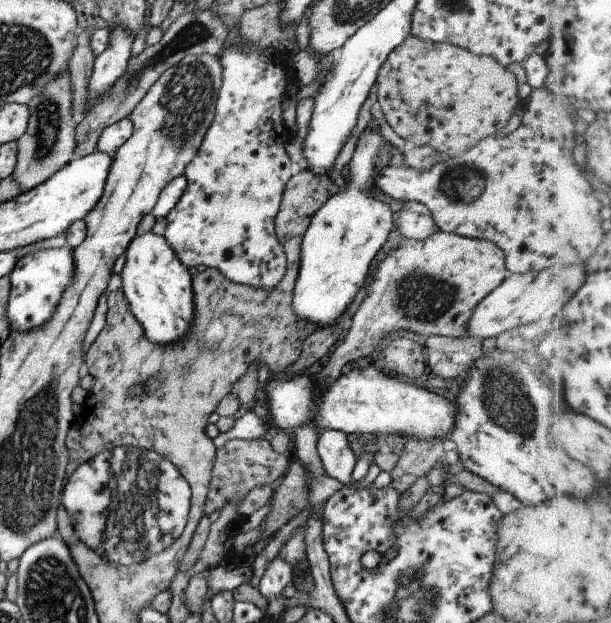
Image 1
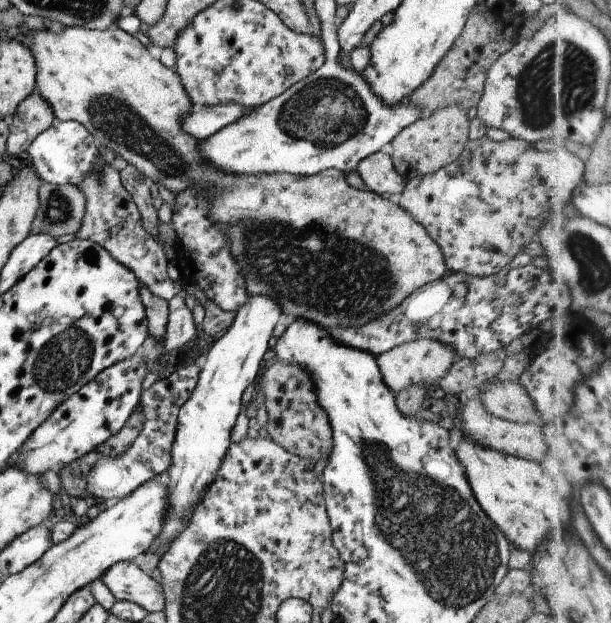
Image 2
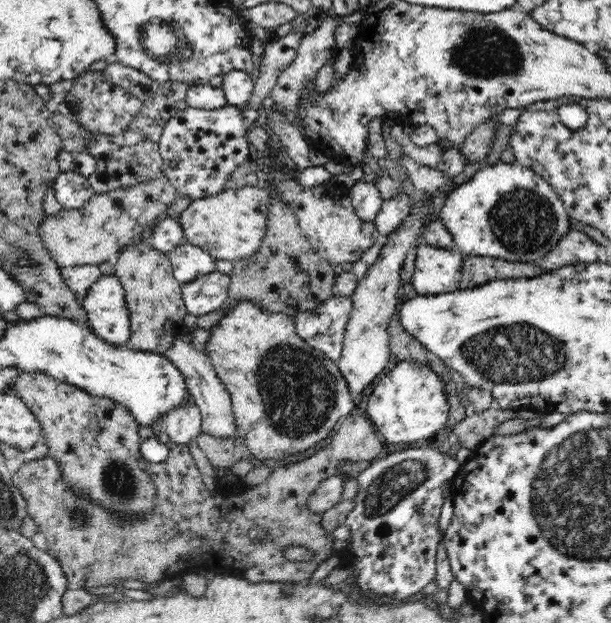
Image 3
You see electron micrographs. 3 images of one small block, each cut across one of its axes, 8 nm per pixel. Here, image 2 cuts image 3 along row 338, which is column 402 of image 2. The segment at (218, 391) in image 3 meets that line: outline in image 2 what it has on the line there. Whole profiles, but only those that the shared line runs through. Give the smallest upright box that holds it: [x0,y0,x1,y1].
[355,151,406,196]

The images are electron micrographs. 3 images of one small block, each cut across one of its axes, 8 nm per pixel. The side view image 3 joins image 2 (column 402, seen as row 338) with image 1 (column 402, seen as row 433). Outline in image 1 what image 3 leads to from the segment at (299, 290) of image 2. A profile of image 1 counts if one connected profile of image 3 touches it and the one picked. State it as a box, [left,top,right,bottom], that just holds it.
[313,231,507,392]

